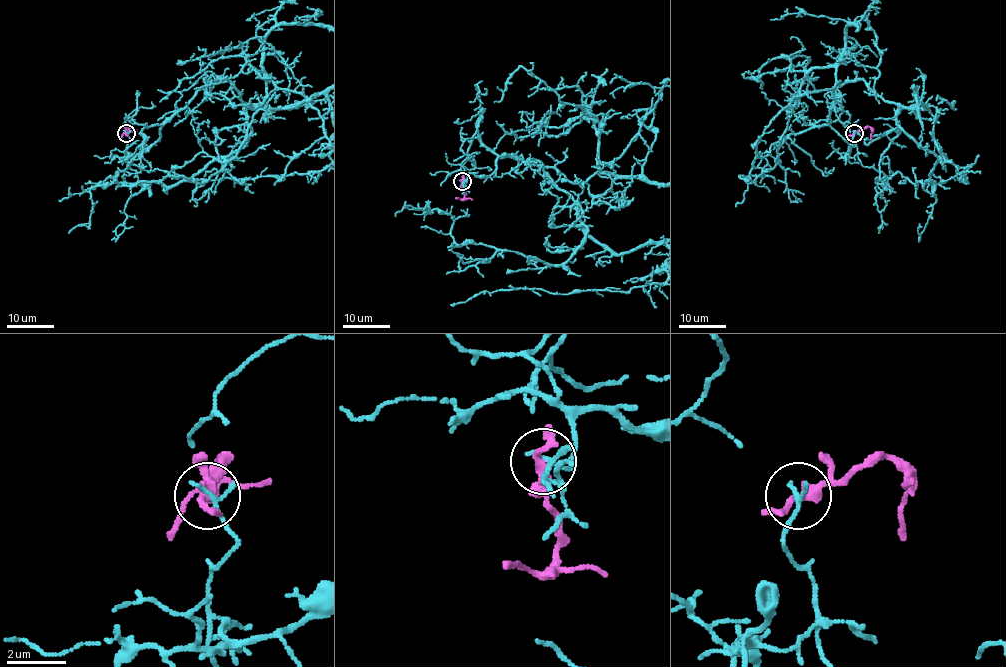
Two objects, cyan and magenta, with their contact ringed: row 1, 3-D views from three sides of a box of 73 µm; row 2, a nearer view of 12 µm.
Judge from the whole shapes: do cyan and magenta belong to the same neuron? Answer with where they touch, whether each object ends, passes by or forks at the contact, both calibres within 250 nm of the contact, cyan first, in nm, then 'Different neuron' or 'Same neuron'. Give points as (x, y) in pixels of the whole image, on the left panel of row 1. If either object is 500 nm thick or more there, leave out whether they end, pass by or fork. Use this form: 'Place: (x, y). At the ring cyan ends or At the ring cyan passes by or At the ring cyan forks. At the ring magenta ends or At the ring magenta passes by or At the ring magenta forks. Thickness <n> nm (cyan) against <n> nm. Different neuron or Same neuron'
Place: (126, 133). At the ring cyan ends. At the ring magenta passes by. Thickness 190 nm (cyan) against 280 nm. Different neuron

